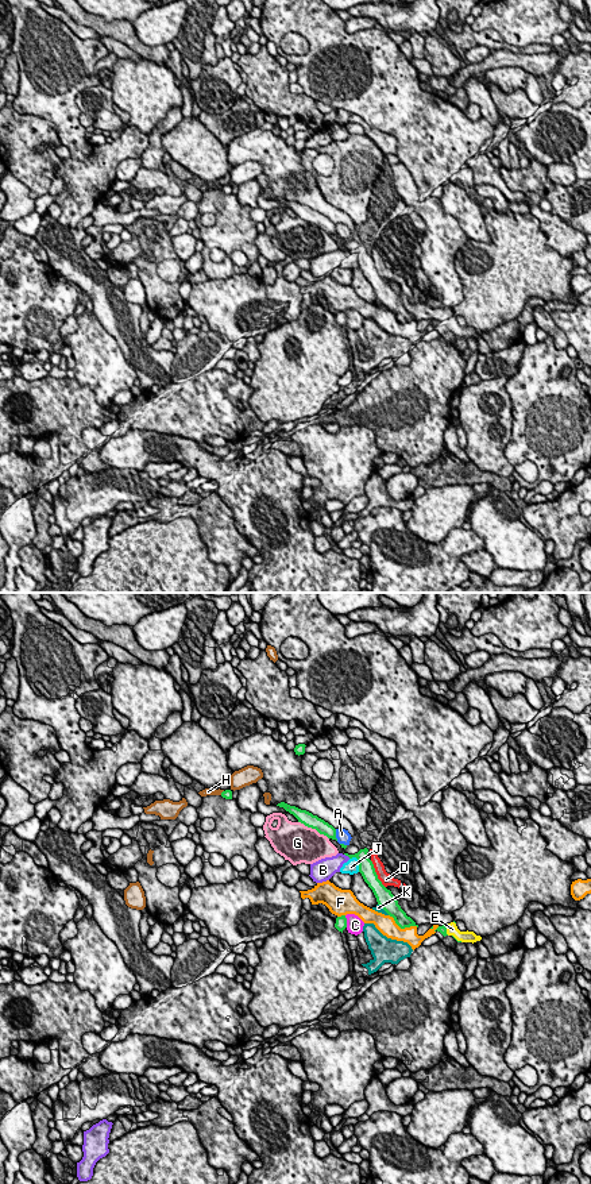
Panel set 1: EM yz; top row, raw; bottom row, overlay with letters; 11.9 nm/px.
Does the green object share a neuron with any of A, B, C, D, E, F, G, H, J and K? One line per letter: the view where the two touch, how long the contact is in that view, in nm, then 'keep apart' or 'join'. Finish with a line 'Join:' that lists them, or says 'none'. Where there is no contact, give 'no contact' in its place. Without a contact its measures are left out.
A: meets green in yz; contact 150 nm long; keep apart
B: meets green in yz; contact 100 nm long; keep apart
C: meets green in yz; contact 150 nm long; keep apart
D: meets green in yz; contact 380 nm long; keep apart
E: meets green in yz; contact 130 nm long; join
F: meets green in yz; contact 380 nm long; keep apart
G: meets green in yz; contact 420 nm long; keep apart
H: meets green in yz; contact 70 nm long; keep apart
J: meets green in yz; contact 220 nm long; keep apart
K: meets green in yz; contact 200 nm long; keep apart
Join: E

